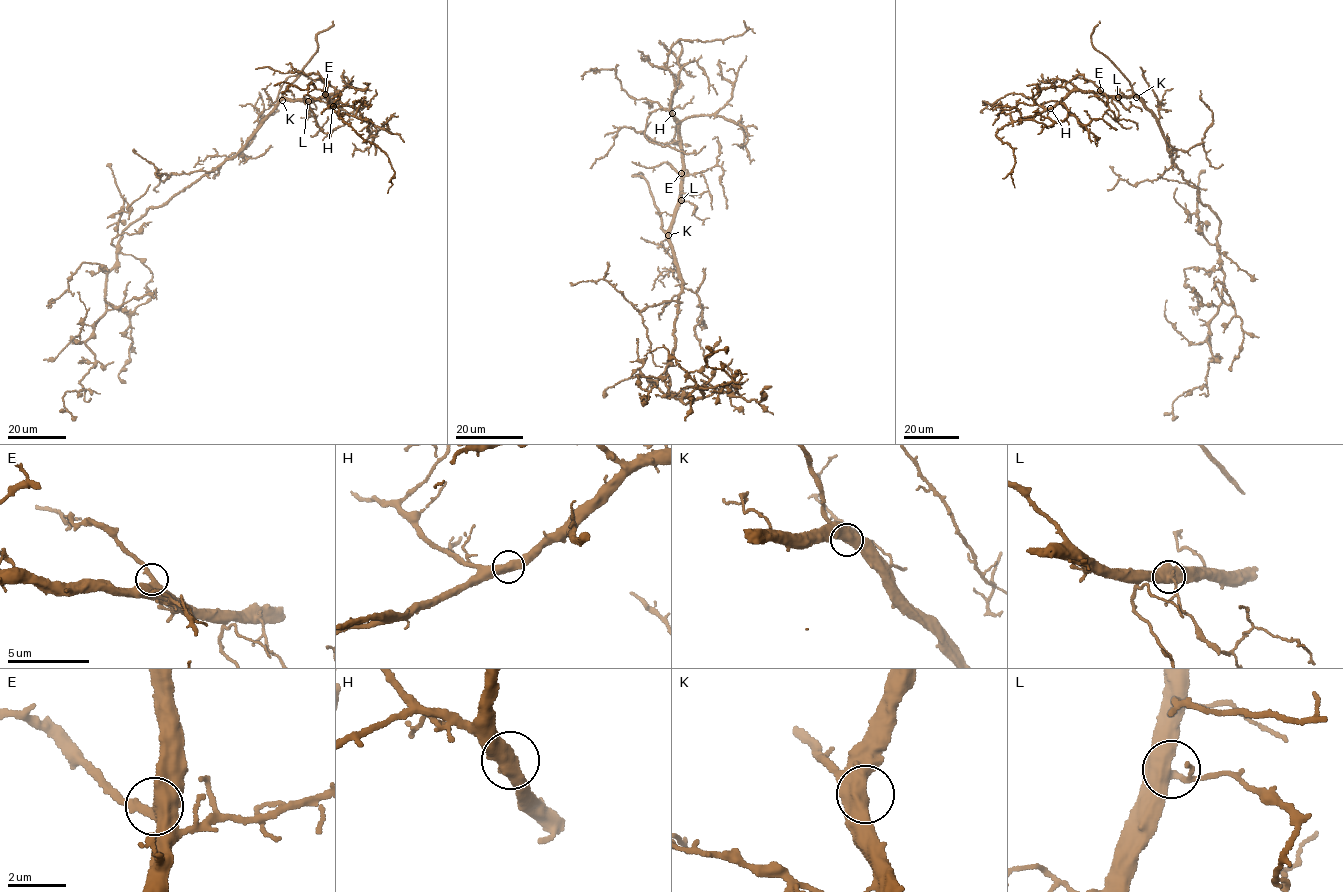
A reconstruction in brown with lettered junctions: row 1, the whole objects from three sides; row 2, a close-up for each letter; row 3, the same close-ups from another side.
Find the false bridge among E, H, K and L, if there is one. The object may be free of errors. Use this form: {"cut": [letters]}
{"cut": []}

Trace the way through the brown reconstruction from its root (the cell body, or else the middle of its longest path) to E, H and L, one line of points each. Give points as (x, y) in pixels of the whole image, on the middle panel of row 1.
E: (678, 304), (681, 282), (668, 236), (678, 202), (681, 173)
H: (678, 304), (681, 282), (668, 236), (680, 194), (682, 145), (673, 113)
L: (678, 304), (681, 282), (668, 236), (674, 209), (681, 200)

